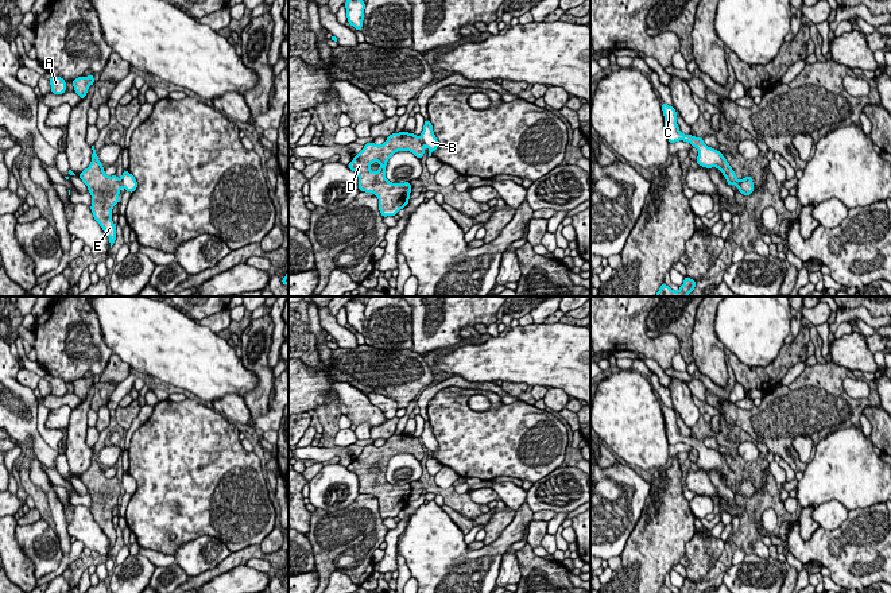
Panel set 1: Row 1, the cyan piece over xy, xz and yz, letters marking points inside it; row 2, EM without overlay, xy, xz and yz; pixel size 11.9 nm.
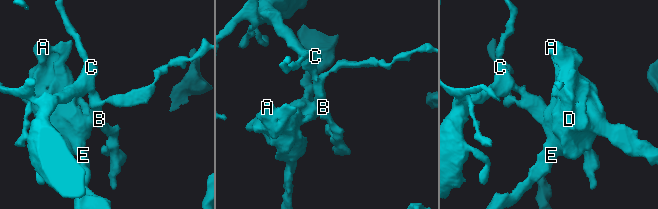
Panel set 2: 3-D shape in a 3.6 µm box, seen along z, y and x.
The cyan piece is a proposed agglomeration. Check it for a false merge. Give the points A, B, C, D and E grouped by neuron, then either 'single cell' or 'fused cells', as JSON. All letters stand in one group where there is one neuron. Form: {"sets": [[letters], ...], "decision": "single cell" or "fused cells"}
{"sets": [["A", "D", "E"], ["B", "C"]], "decision": "fused cells"}

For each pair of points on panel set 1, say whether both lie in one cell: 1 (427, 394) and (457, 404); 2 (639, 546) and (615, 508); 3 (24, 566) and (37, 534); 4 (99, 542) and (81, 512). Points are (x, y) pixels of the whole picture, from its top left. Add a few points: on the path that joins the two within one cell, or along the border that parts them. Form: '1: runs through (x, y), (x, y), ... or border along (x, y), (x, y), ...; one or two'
1: border along (465, 388), (441, 388), (427, 404), (427, 421); two
2: border along (646, 504), (619, 555); two
3: border along (15, 527), (15, 541), (31, 561), (37, 578); two
4: runs through (92, 535), (81, 524), (81, 519); one

